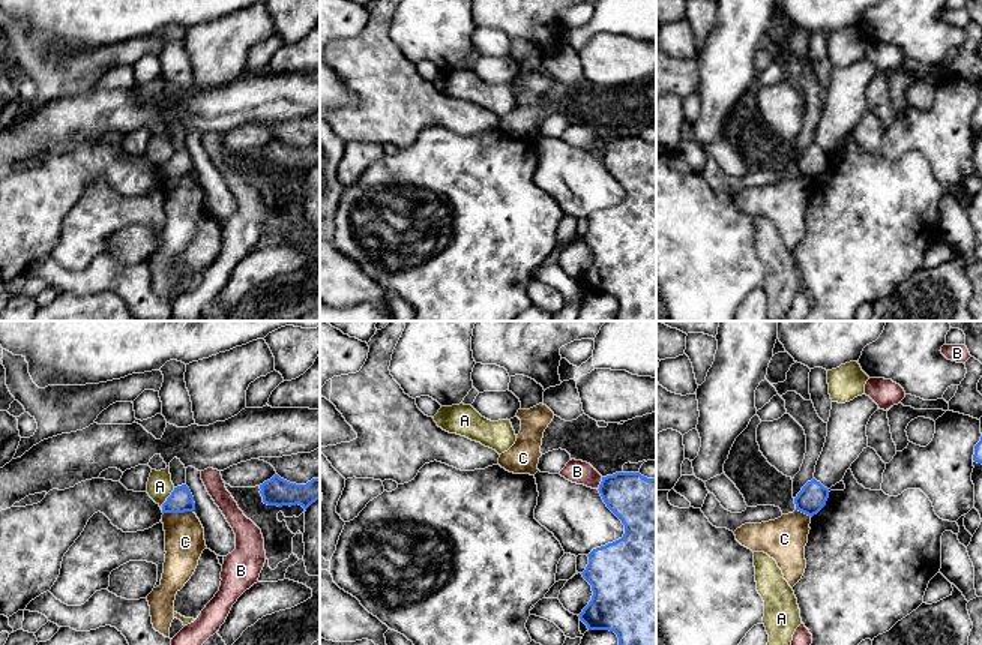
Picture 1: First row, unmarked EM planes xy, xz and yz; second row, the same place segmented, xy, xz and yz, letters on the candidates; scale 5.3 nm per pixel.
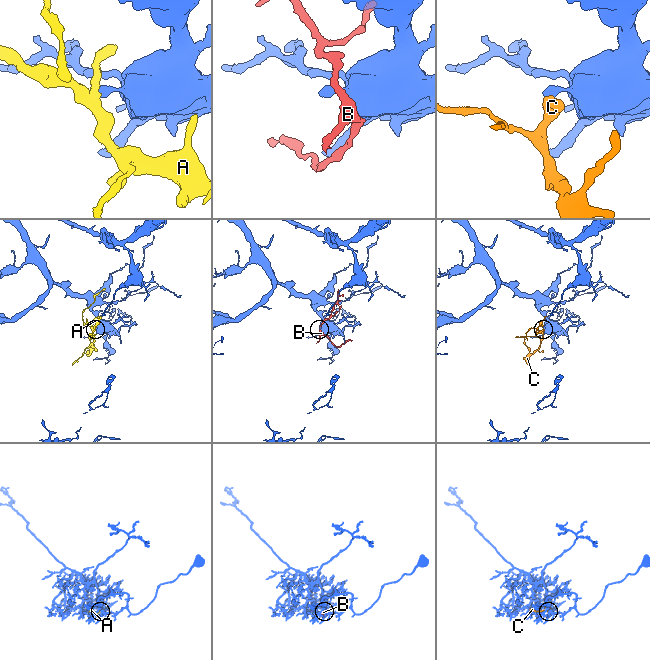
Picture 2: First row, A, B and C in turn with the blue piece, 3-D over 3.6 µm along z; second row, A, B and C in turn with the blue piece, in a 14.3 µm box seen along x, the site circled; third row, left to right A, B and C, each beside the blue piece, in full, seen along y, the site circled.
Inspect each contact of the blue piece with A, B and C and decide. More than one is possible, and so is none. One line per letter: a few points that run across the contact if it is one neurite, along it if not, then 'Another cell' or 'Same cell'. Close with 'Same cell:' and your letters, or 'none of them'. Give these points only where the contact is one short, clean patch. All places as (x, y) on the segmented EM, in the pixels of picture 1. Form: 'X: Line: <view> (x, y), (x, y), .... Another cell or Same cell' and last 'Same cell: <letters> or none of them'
A: Line: xy (174, 488), (161, 509). Another cell
B: Another cell
C: Line: xy (192, 510), (164, 513). Another cell
Same cell: none of them

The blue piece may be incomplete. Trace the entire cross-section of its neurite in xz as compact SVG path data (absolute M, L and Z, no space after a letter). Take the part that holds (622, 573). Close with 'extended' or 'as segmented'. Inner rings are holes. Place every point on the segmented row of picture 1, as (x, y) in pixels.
M616 472L602 477L599 494L607 507L625 525L622 538L593 549L589 564L581 573L592 585L592 600L578 615L589 630L610 630L619 638L619 645L656 645L656 478L640 472Z; as segmented

